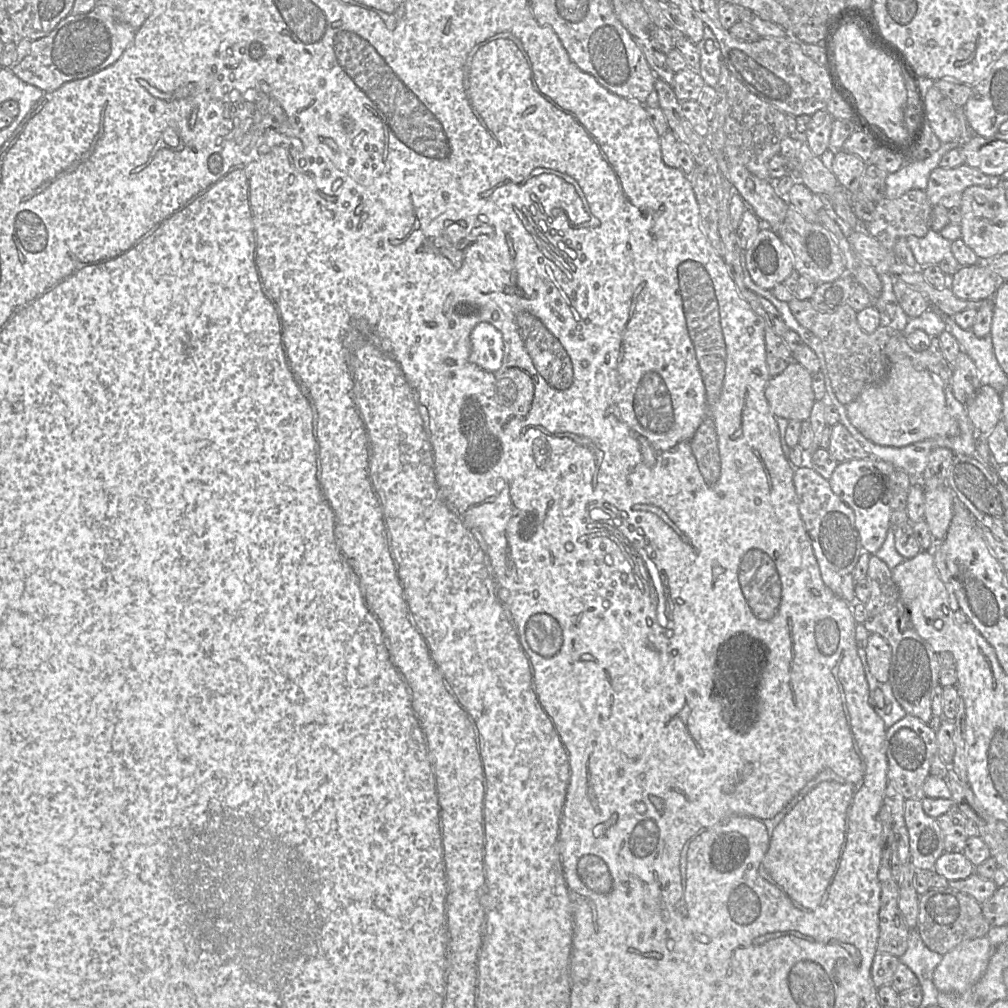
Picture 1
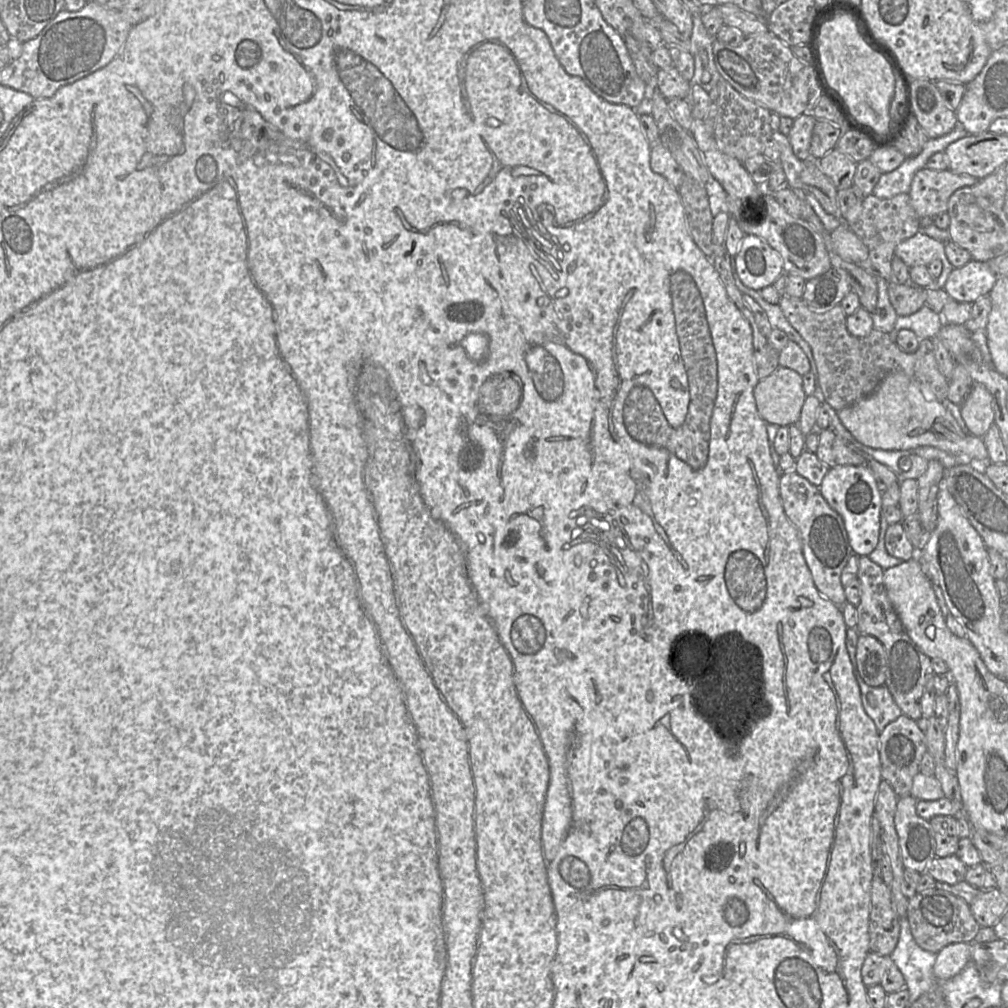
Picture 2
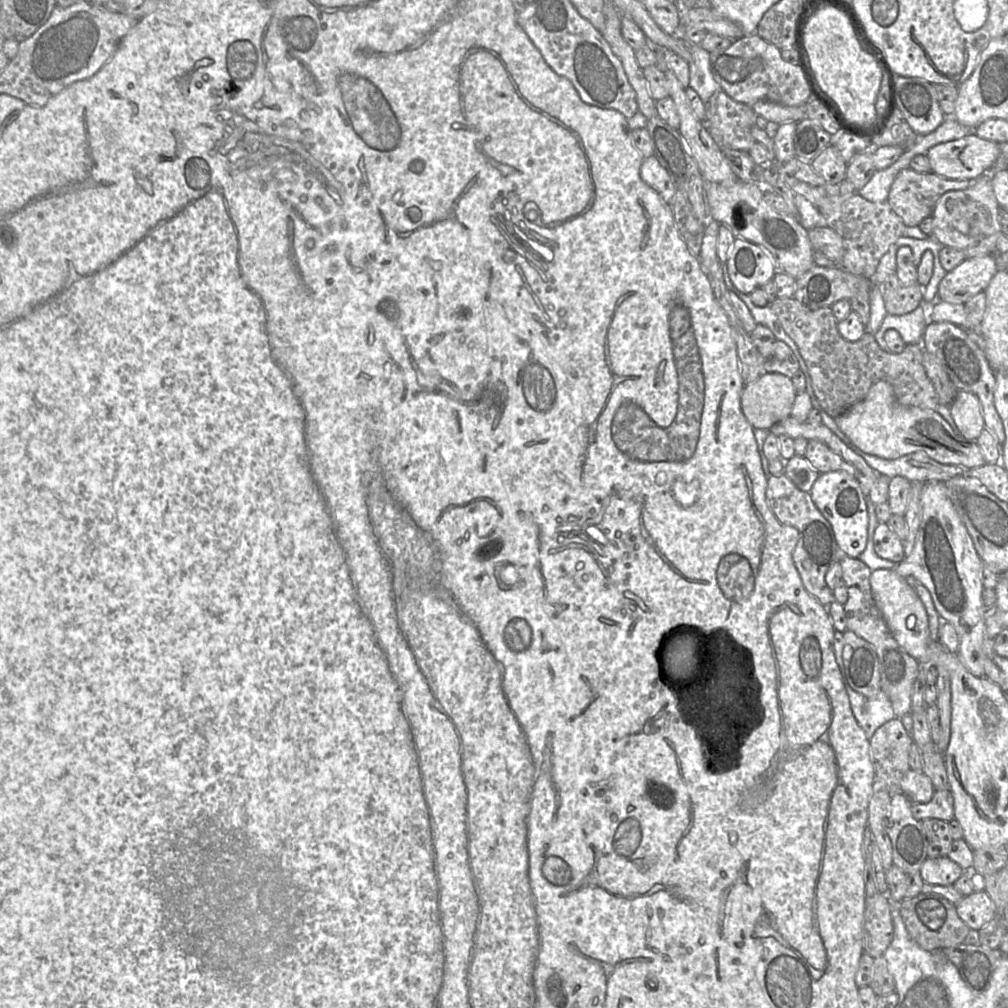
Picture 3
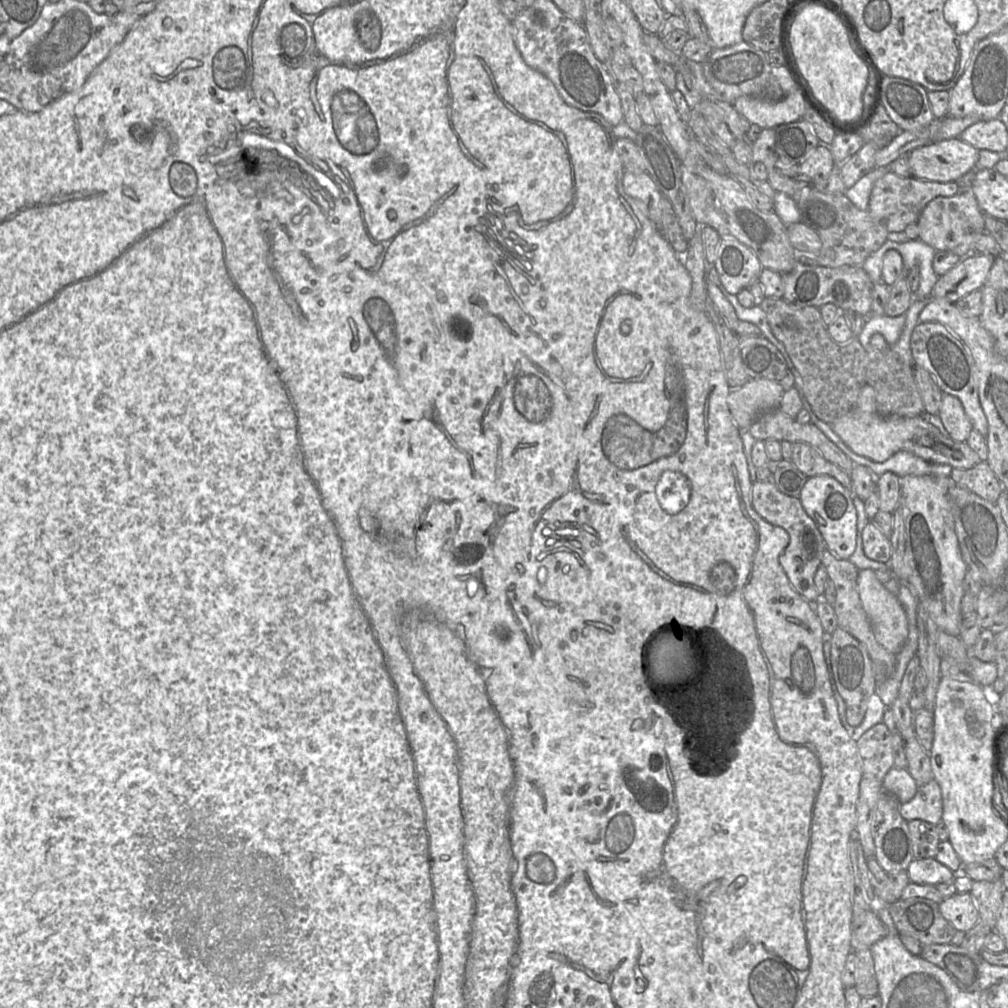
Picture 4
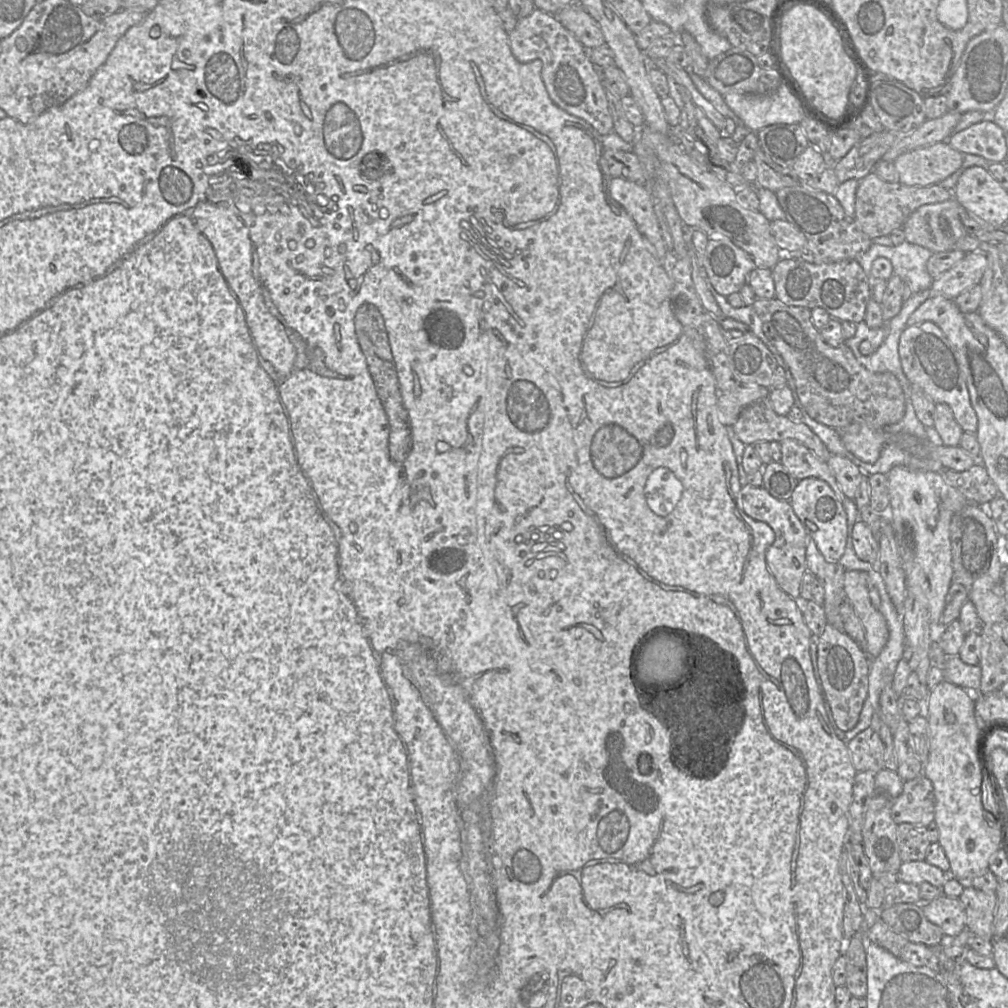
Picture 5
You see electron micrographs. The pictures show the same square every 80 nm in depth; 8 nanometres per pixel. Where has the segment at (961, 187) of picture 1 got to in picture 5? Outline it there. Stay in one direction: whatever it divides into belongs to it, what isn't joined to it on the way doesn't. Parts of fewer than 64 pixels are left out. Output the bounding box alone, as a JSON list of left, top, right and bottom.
[853,173,952,239]

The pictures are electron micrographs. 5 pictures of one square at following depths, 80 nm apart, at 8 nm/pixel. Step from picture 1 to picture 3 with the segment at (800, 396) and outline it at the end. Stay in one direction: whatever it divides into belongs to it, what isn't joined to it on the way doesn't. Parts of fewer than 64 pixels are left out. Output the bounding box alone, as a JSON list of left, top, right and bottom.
[741,372,796,430]

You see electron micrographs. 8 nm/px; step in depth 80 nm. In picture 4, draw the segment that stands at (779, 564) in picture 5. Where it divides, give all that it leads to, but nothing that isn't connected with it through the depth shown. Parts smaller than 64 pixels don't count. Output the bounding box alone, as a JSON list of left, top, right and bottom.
[751,481,828,602]

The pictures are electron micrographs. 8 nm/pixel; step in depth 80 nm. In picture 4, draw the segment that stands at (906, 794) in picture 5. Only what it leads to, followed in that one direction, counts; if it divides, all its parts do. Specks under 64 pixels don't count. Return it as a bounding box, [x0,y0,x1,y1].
[899,779,943,824]

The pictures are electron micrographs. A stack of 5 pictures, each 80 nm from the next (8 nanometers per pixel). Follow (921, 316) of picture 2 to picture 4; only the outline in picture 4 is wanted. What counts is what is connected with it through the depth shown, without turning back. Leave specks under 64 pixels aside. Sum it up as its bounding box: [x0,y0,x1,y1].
[857,313,905,352]

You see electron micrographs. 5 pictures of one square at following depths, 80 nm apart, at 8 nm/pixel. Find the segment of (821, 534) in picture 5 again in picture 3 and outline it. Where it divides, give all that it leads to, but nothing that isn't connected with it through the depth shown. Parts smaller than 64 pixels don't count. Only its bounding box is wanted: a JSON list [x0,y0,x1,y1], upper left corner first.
[809,471,874,558]

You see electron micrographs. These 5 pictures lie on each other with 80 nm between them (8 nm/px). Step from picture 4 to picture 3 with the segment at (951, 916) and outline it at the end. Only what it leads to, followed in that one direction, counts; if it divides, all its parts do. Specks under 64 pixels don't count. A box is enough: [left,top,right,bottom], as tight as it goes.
[955,891,998,931]

